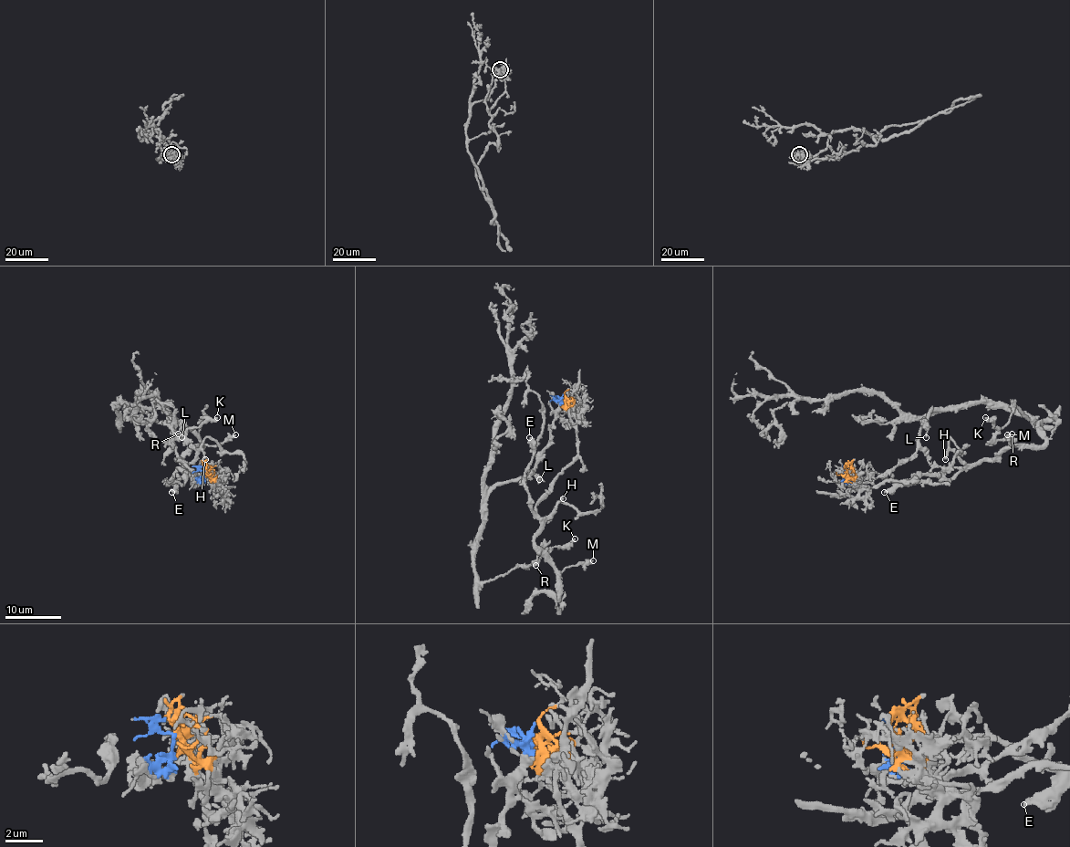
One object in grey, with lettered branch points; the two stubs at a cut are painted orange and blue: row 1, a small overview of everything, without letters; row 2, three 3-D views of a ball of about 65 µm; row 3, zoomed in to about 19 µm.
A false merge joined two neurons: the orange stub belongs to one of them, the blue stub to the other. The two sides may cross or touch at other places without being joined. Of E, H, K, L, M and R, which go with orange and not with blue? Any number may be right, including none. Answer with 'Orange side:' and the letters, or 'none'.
Orange side: E, H, M

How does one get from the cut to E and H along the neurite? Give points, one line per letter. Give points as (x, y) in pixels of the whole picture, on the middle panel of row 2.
E: (563, 398), (578, 417), (578, 454), (557, 475), (534, 512), (524, 482), (529, 437)
H: (563, 398), (578, 417), (578, 454), (557, 475), (552, 491), (536, 507), (536, 513), (546, 517), (563, 497)

